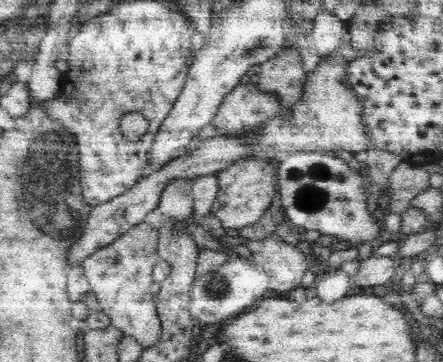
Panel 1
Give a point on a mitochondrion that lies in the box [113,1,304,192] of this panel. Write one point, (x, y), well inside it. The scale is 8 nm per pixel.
(260, 43)

